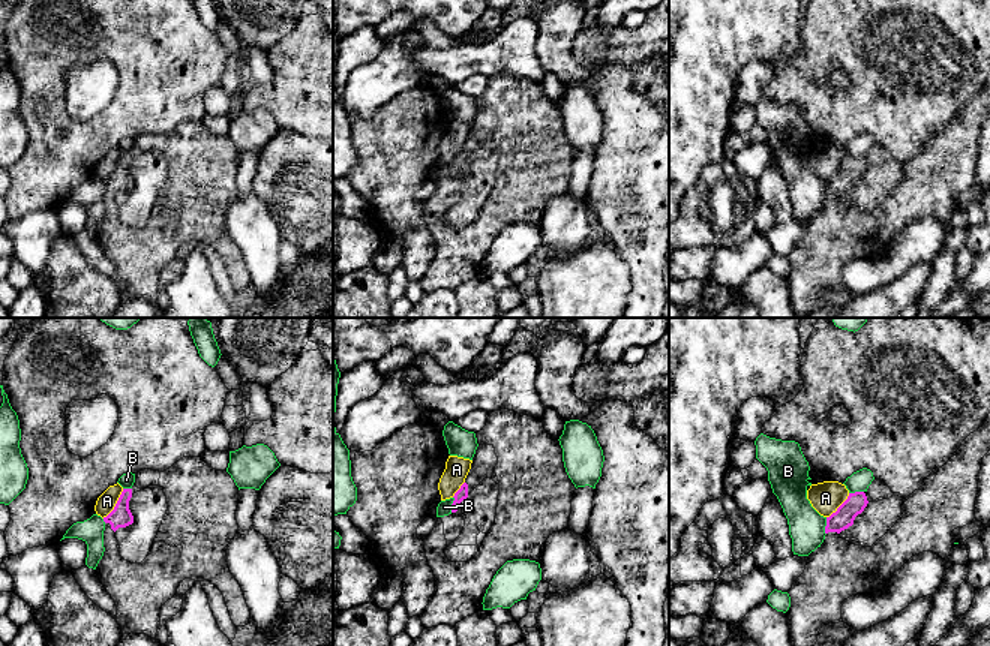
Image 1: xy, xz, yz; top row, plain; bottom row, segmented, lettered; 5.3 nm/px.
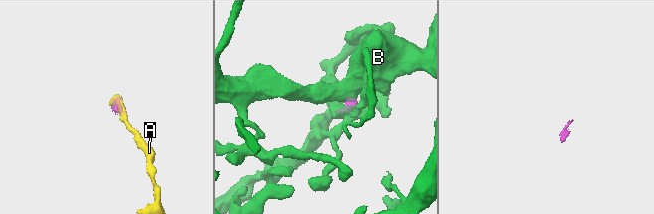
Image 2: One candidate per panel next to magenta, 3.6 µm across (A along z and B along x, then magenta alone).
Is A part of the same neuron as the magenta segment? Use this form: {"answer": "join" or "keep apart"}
{"answer": "keep apart"}

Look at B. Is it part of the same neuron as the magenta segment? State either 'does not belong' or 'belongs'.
does not belong

